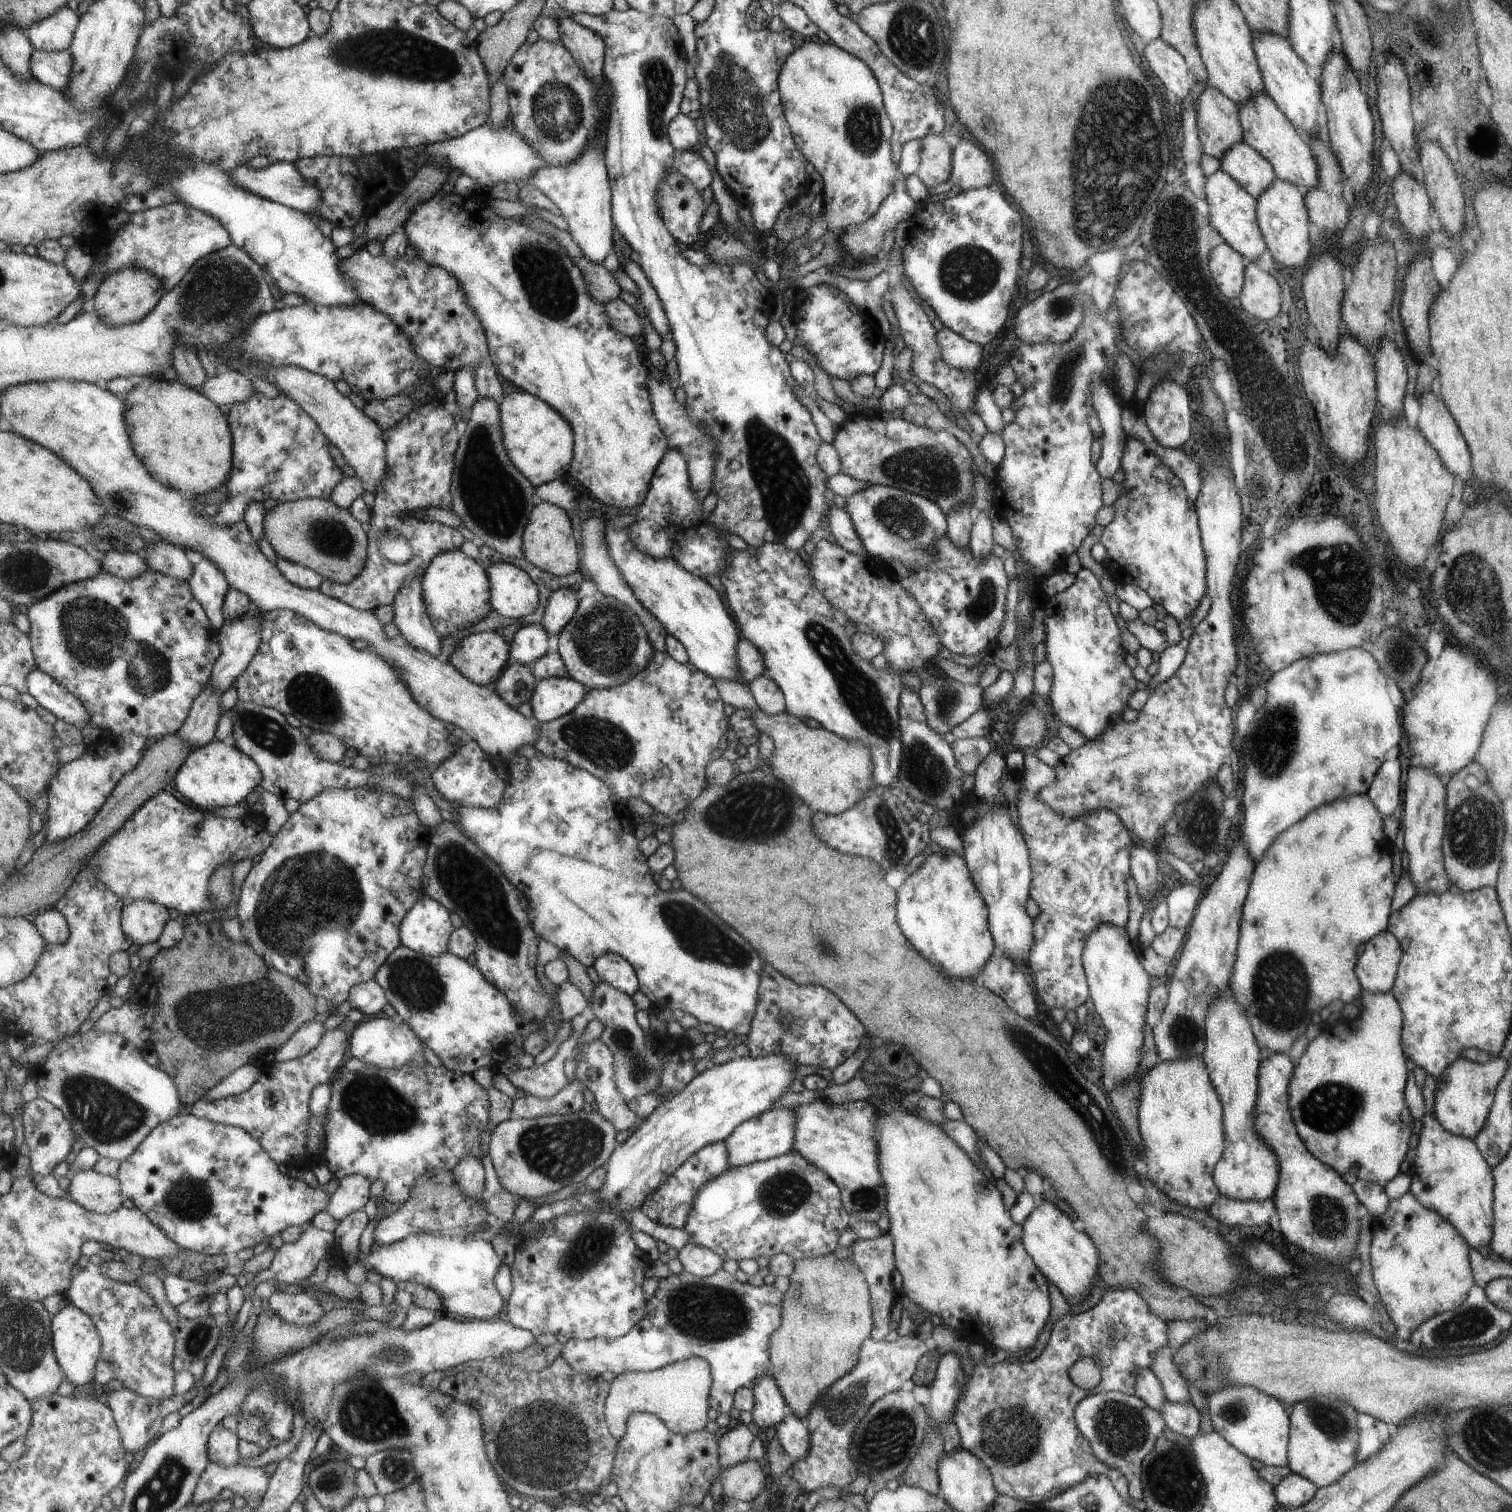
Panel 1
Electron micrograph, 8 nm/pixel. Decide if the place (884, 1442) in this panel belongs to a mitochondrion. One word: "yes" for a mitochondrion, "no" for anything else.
yes

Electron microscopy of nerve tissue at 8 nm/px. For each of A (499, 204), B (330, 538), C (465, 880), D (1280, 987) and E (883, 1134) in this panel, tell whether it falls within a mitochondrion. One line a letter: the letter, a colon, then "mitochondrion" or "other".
A: other
B: mitochondrion
C: mitochondrion
D: mitochondrion
E: other

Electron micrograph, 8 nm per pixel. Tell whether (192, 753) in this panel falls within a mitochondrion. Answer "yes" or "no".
no

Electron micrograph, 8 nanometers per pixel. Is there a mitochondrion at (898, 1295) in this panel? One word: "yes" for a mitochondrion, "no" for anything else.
no

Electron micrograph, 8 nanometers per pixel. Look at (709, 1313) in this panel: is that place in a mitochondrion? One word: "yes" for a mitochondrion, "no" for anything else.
yes

